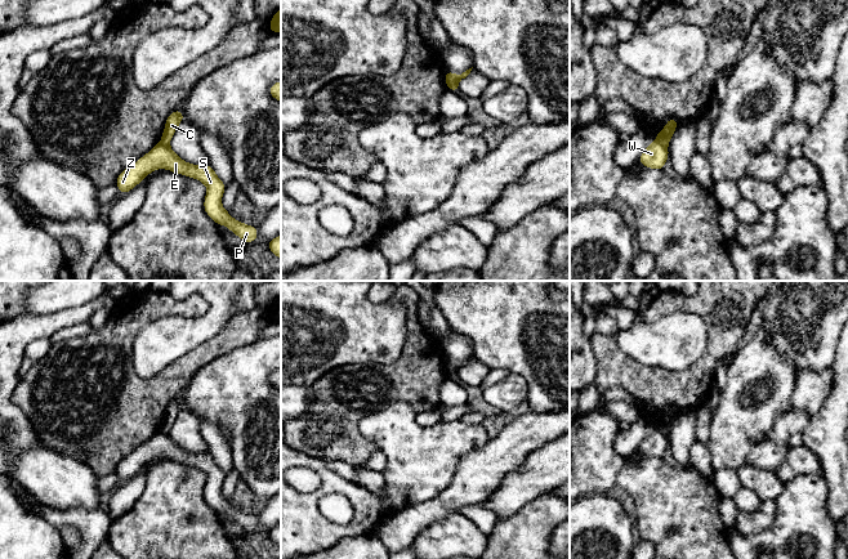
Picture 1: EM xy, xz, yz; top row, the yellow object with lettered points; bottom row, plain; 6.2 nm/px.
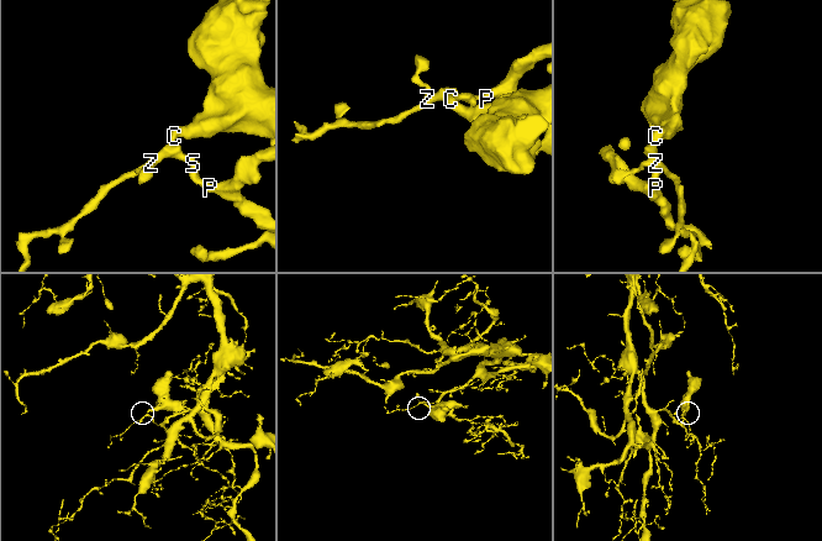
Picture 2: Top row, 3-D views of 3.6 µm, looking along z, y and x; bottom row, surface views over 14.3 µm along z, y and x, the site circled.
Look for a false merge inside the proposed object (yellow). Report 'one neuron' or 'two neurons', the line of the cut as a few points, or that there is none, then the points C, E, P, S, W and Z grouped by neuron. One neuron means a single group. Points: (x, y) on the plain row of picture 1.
two neurons; cut yz (656, 428), (666, 434); groups C / E P S W Z

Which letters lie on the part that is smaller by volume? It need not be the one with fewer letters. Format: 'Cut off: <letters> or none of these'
Cut off: C

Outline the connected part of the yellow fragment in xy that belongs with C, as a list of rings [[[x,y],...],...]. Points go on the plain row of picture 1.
[[[182,398],[171,401],[165,411],[161,431],[169,433],[177,420],[178,413],[184,408]]]

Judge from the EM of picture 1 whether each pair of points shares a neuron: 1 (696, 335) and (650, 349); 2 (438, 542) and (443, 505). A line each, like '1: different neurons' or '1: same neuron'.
1: same neuron
2: different neurons

